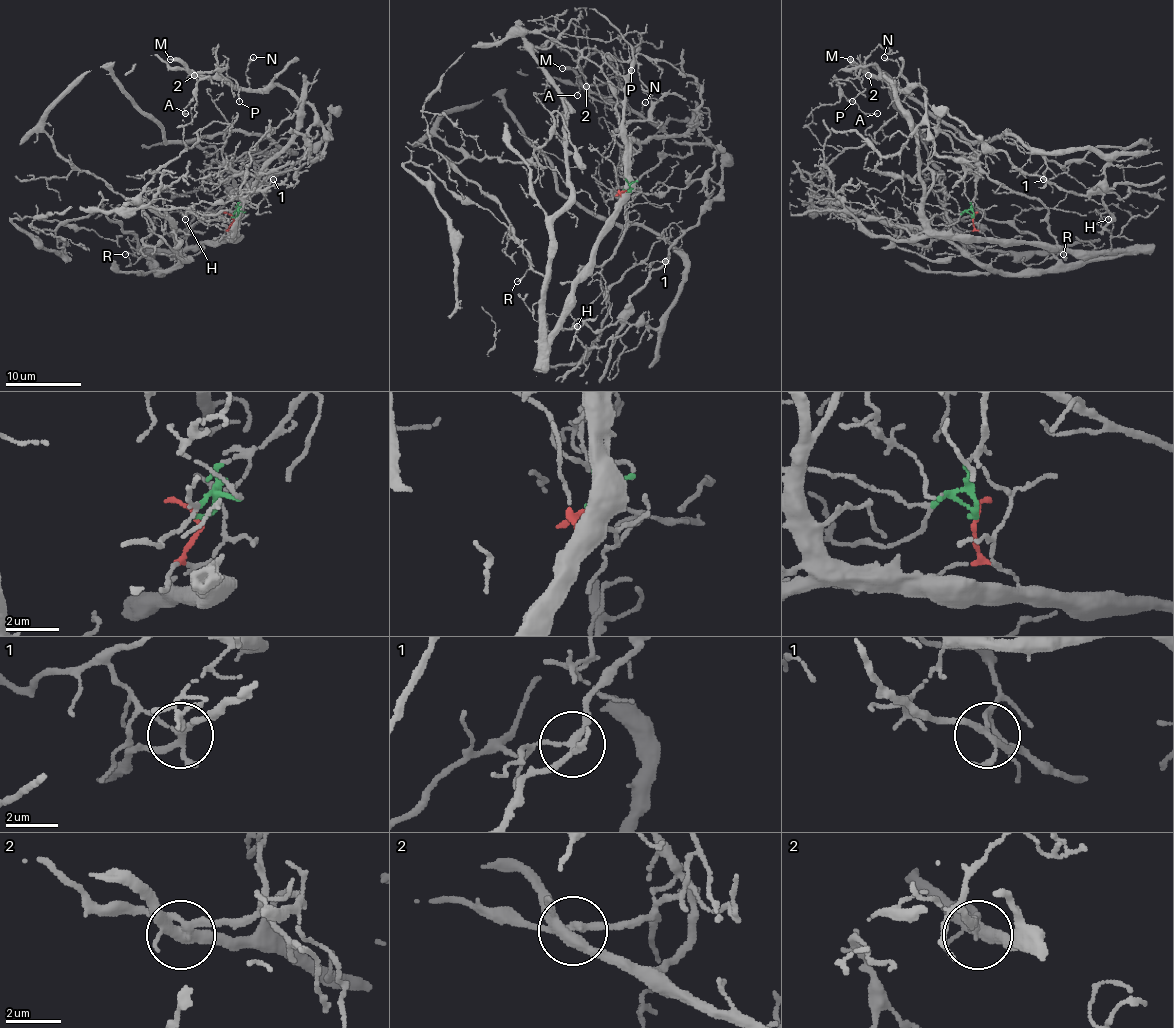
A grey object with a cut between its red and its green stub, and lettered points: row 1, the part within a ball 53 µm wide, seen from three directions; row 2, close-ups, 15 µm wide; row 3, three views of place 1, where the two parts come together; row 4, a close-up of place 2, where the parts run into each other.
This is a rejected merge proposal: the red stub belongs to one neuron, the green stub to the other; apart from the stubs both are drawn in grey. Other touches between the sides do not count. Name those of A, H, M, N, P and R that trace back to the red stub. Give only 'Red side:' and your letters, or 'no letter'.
Red side: R

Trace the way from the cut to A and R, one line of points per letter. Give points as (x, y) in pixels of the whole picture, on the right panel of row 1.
A: (972, 216), (976, 178), (934, 149), (925, 91), (896, 89), (874, 64), (841, 68), (839, 91), (877, 113)
R: (974, 216), (972, 225), (995, 239), (1060, 244), (1071, 252), (1120, 254), (1069, 263), (1052, 258), (1063, 254)

